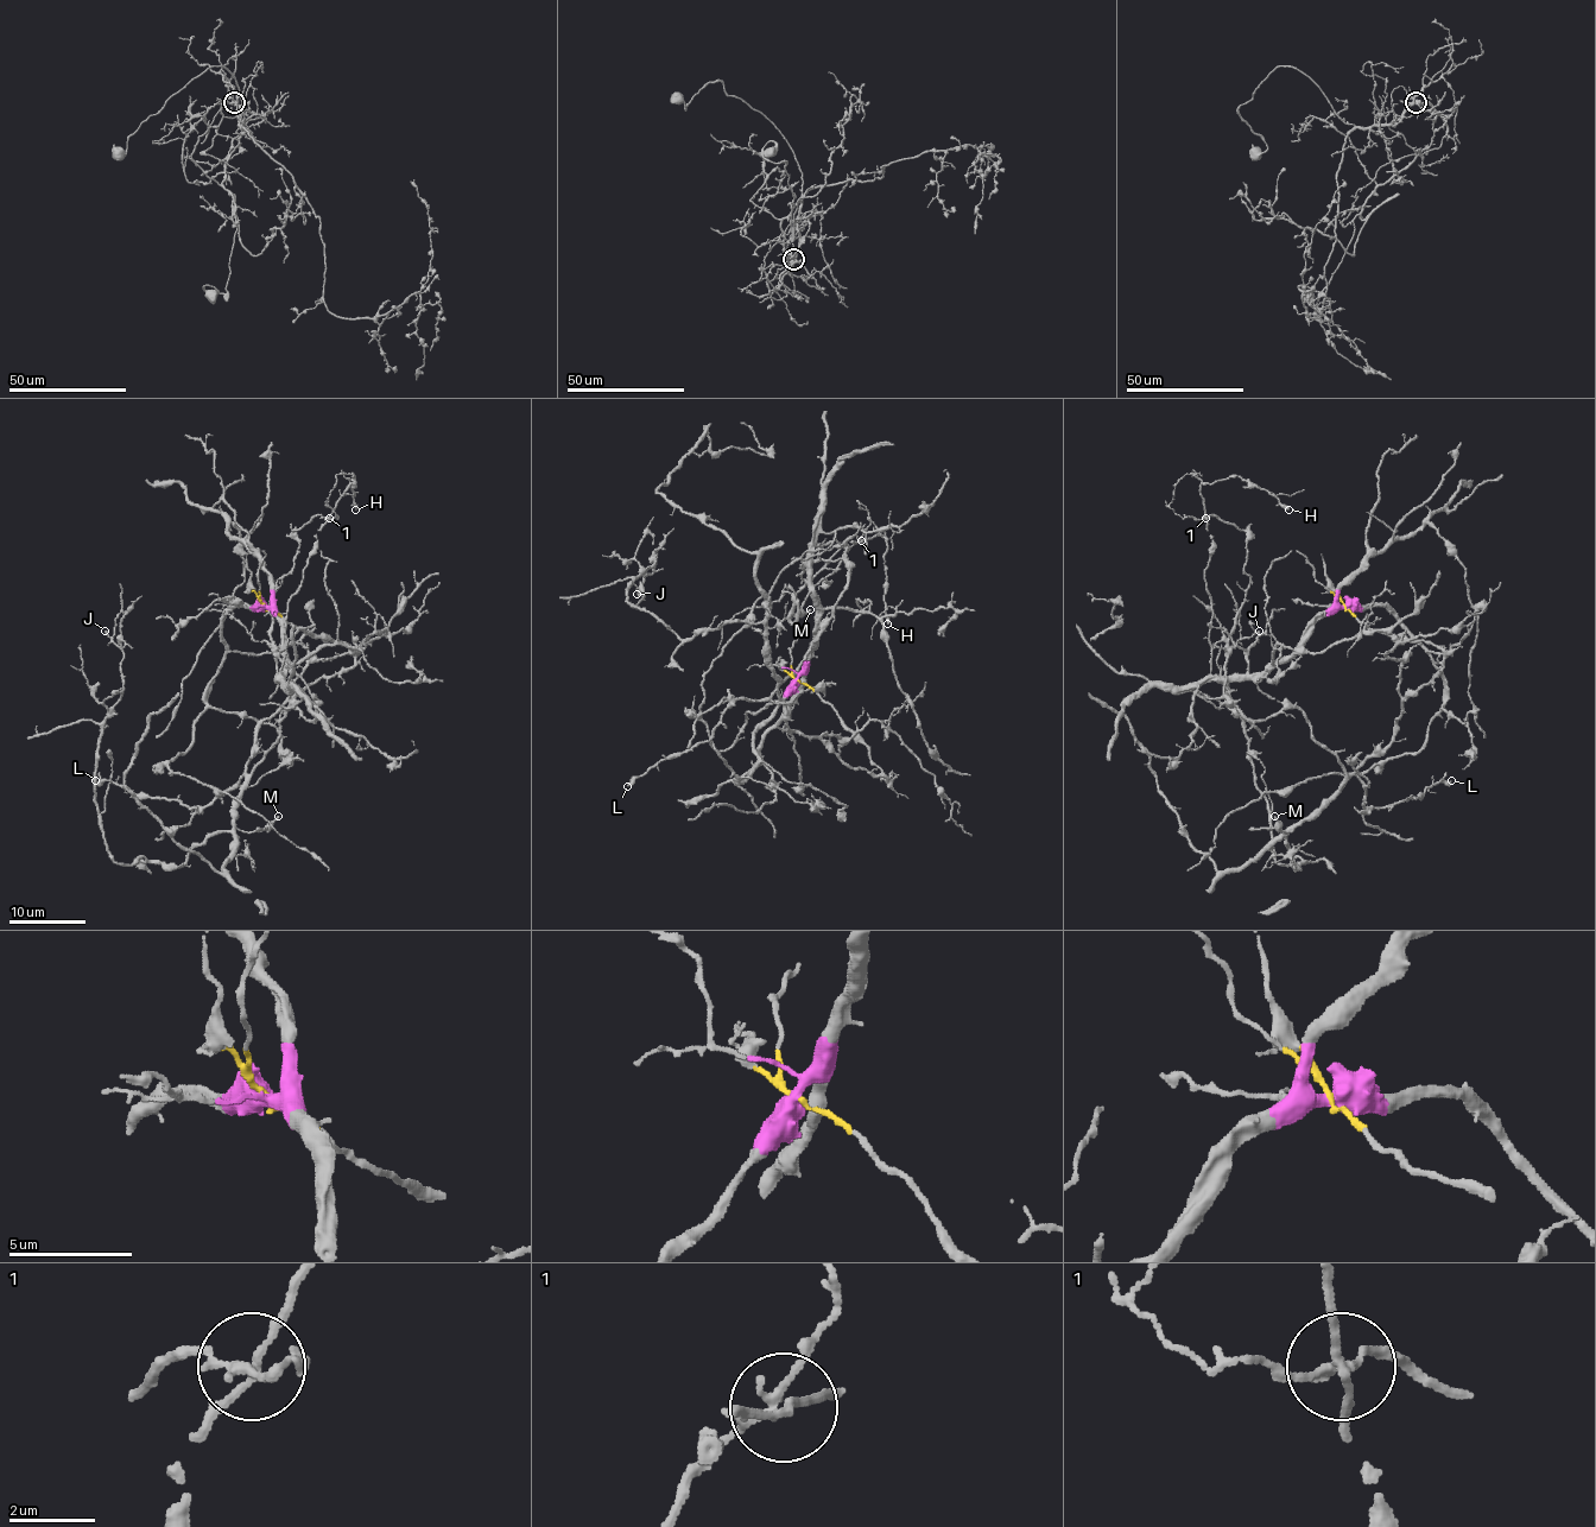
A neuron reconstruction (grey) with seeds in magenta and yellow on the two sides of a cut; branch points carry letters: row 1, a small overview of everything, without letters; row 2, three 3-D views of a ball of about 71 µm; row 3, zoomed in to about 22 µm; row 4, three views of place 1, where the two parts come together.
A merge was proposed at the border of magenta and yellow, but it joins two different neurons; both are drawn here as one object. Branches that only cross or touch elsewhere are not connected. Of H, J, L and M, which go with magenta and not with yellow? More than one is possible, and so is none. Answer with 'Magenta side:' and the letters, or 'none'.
Magenta side: H

